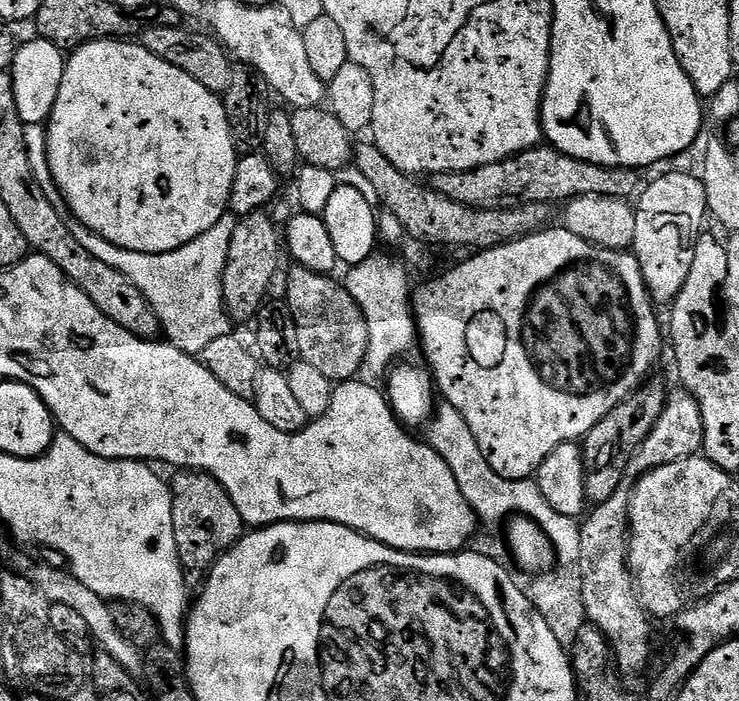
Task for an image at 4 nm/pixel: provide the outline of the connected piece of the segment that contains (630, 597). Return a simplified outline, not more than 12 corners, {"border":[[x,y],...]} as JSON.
{"border":[[669,391],[606,502],[581,523],[587,621],[619,668],[650,656],[649,614],[627,567],[636,481],[693,457],[704,427],[697,400]]}

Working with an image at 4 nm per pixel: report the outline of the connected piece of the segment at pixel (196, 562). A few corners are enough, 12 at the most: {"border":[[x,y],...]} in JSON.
{"border":[[219,481],[170,482],[185,573],[203,575],[244,535]]}

